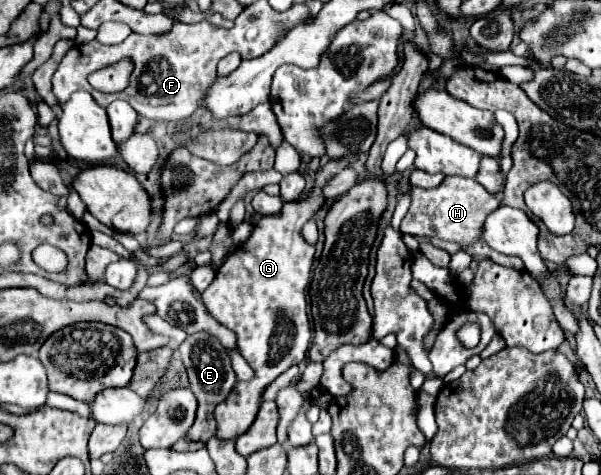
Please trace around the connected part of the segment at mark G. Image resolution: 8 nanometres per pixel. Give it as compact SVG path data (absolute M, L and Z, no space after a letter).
M343 159L325 163L317 173L315 191L309 197L297 203L289 203L289 207L283 207L281 215L261 217L251 237L235 253L227 255L213 283L201 293L207 311L237 335L237 347L255 371L251 381L235 383L229 397L215 407L215 437L219 441L235 441L251 427L263 403L263 391L267 385L273 383L291 365L301 363L305 351L309 349L311 325L307 317L305 289L311 277L315 247L301 239L301 227L323 205L319 189L345 167L347 163Z

